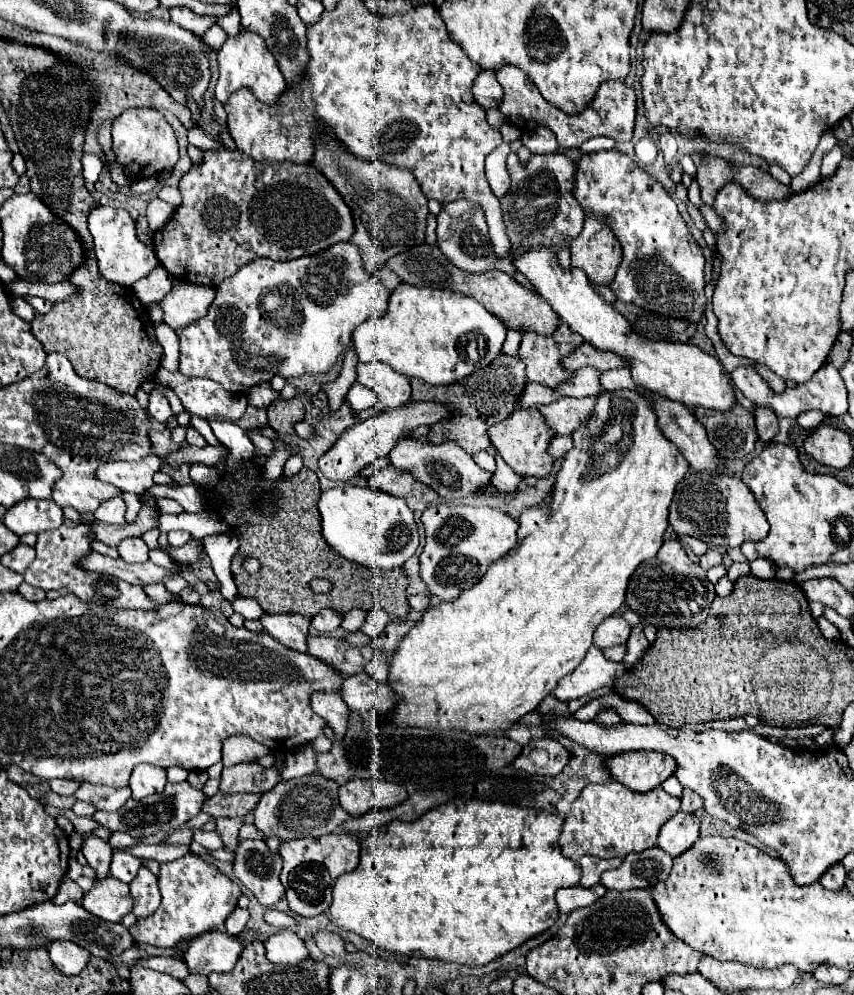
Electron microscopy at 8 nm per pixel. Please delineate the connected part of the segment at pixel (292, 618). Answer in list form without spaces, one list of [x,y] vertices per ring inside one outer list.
[[[265,613],[261,617],[261,623],[265,633],[269,633],[285,647],[291,647],[293,651],[299,651],[299,653],[307,651],[307,629],[311,619],[305,619],[303,615],[267,615]]]

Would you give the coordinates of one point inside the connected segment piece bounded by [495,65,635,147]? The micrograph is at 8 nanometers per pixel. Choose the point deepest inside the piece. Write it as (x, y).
(612, 114)

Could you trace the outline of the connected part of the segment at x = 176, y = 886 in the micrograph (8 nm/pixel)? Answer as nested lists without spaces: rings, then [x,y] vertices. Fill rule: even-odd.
[[[193,853],[171,863],[161,863],[157,881],[163,897],[159,909],[151,917],[137,919],[129,933],[135,943],[147,943],[161,949],[173,949],[181,943],[181,939],[197,937],[209,929],[219,929],[237,907],[237,899],[241,895],[237,883],[227,879],[213,863],[207,863]]]

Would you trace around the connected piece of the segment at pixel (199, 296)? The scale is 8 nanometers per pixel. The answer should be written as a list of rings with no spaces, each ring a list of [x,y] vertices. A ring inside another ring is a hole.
[[[179,283],[159,303],[159,307],[165,311],[165,323],[177,331],[205,317],[213,297],[215,297],[213,287]]]

